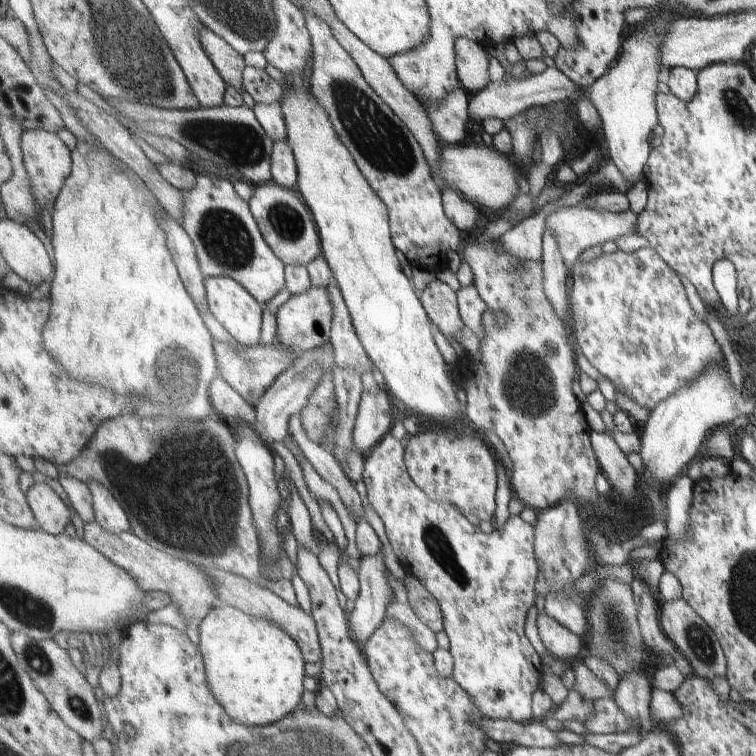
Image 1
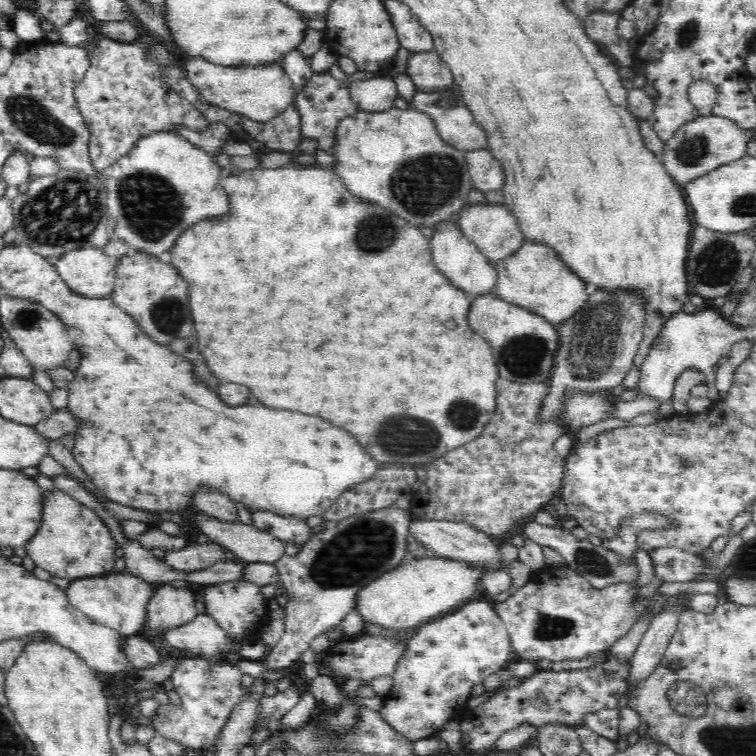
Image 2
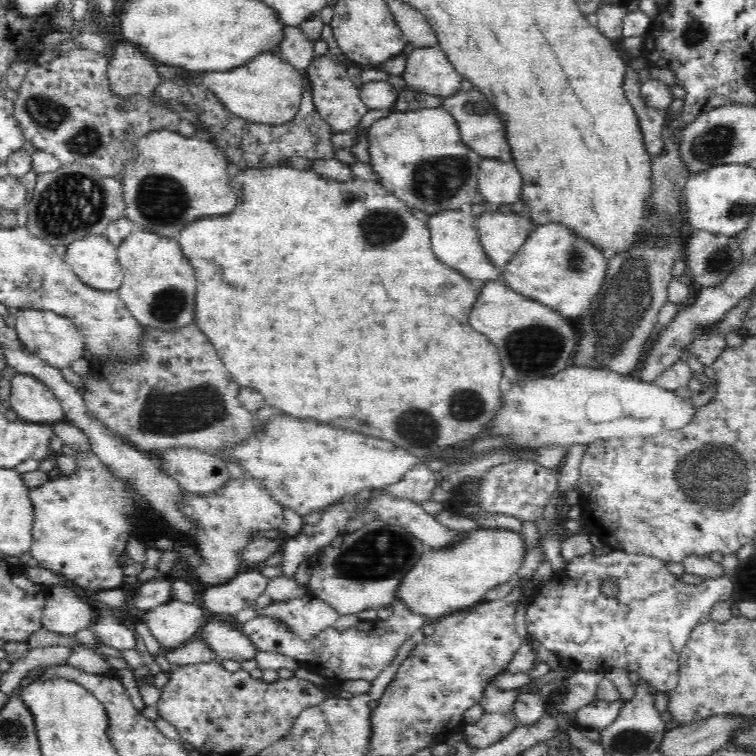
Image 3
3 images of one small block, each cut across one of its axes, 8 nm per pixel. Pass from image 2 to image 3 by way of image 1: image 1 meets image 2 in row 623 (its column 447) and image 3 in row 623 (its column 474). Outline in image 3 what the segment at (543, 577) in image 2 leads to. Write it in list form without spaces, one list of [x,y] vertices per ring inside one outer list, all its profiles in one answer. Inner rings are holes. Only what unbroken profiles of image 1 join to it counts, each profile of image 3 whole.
[[[607,549],[600,556],[588,553],[573,558],[563,570],[554,570],[553,578],[546,584],[538,584],[525,599],[525,622],[528,638],[536,646],[556,653],[570,668],[592,671],[623,667],[639,673],[641,679],[650,681],[658,692],[673,690],[679,683],[678,655],[686,644],[694,625],[707,621],[712,605],[730,601],[733,584],[729,574],[716,579],[704,579],[700,584],[686,584],[672,574],[667,563],[655,556]],[[604,577],[614,577],[618,593],[613,598],[602,595],[599,582]]]

